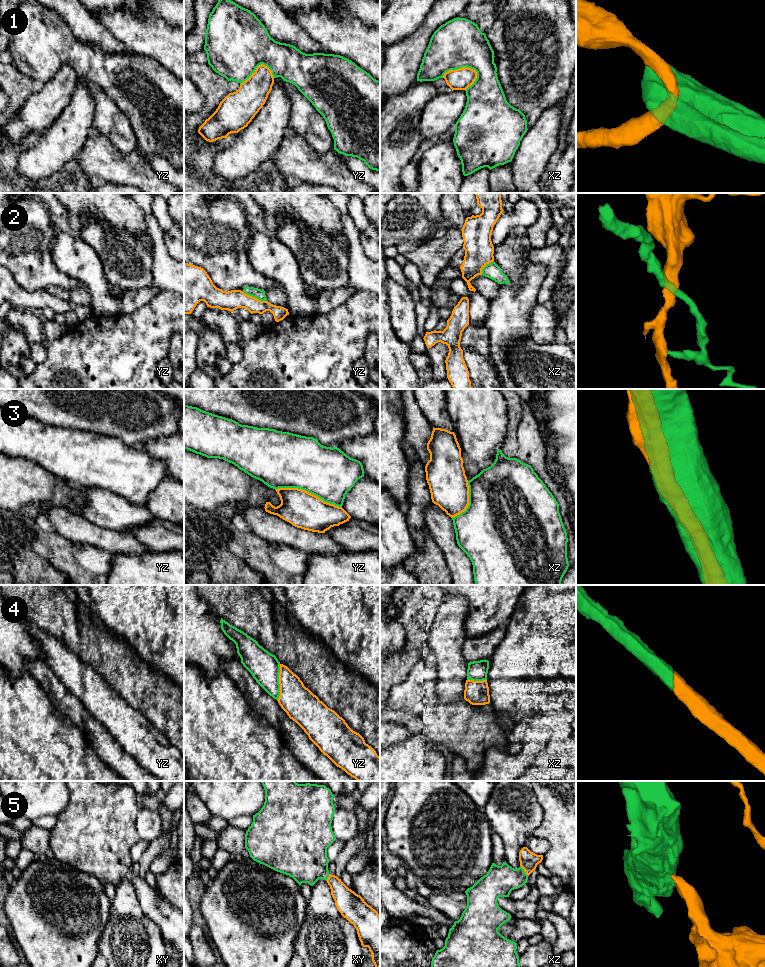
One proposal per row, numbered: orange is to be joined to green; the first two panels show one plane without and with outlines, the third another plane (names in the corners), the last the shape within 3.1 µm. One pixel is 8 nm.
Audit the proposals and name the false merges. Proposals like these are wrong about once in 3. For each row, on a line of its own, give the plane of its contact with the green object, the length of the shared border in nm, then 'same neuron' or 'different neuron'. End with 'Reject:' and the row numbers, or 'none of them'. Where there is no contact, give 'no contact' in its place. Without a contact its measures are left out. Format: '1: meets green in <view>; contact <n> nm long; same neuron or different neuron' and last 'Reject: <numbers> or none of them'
1: meets green in xz; contact 300 nm long; different neuron
2: meets green in yz; contact 220 nm long; different neuron
3: meets green in yz; contact 550 nm long; same neuron
4: meets green in yz; contact 300 nm long; same neuron
5: meets green in xz; contact 110 nm long; same neuron
Reject: 1, 2

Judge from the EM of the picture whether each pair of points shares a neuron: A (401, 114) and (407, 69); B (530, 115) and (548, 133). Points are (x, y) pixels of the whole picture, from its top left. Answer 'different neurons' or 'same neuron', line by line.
A: different neurons
B: different neurons

